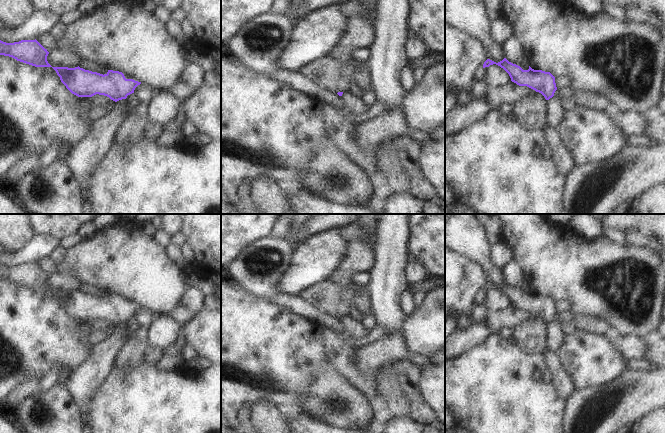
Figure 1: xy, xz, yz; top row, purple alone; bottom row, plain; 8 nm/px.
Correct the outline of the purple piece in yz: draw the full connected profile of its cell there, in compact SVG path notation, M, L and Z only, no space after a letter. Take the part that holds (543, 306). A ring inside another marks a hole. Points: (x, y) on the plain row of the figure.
M506 282L498 287L487 283L483 288L483 292L493 288L503 292L509 298L512 306L519 310L527 310L541 317L546 324L552 322L557 314L555 301L550 296L534 294L530 290L528 294L523 294L520 290L509 286Z

